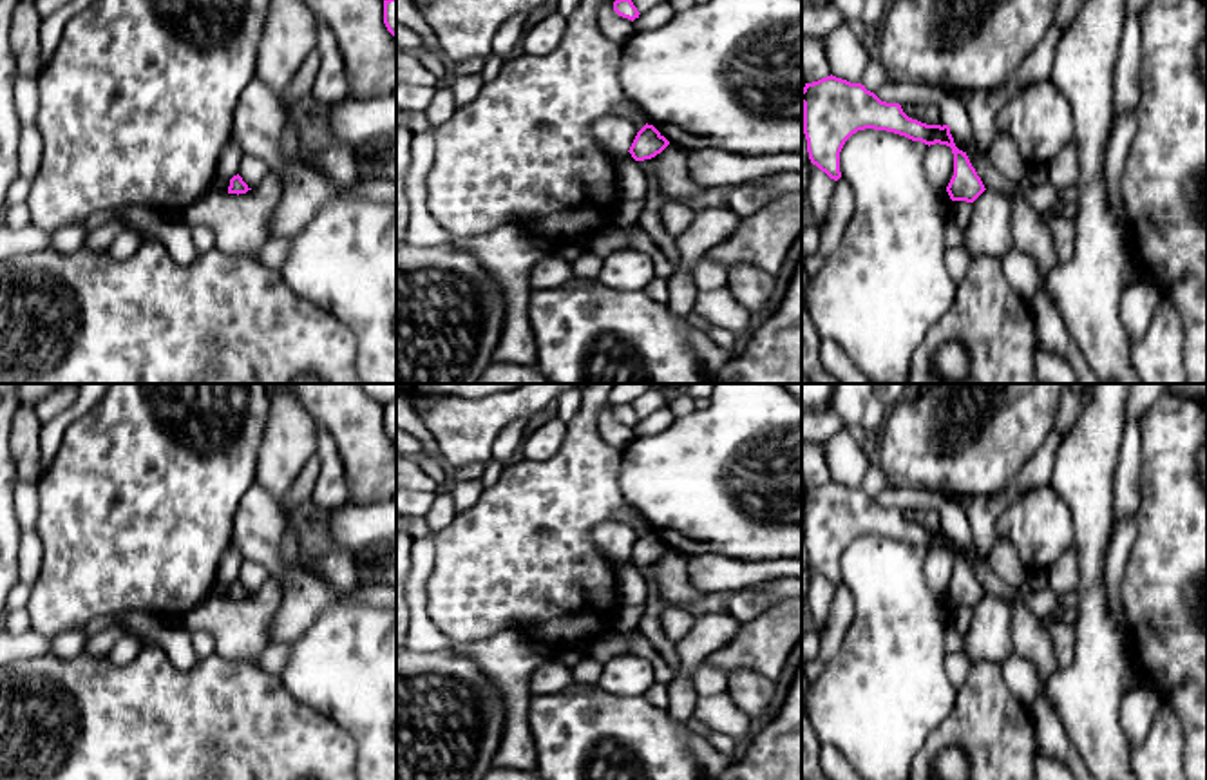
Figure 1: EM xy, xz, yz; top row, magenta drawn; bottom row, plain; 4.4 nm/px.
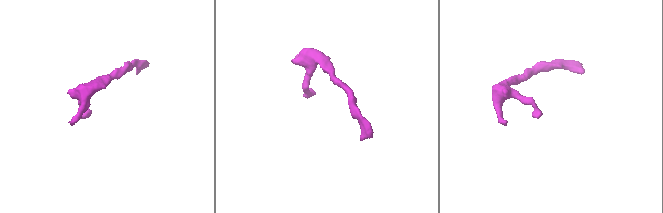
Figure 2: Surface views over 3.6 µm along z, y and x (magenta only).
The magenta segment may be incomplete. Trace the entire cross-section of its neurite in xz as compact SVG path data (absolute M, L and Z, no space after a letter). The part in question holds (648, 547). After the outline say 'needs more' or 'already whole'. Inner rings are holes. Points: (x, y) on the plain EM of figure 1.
M646 528L637 537L628 557L635 566L644 566L661 559L668 550L670 547L653 530Z; already whole

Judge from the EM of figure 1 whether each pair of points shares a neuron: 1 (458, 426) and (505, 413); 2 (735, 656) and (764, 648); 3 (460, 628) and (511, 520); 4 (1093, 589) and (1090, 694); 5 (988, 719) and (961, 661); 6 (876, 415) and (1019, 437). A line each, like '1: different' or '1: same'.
1: same
2: same
3: same
4: same
5: different
6: different

